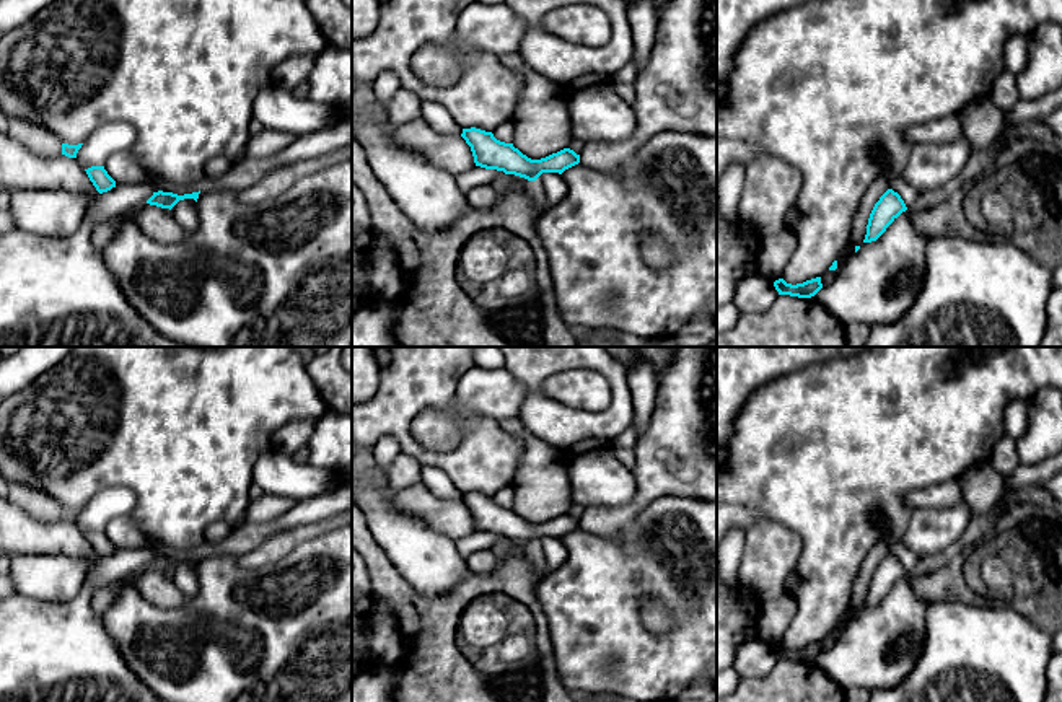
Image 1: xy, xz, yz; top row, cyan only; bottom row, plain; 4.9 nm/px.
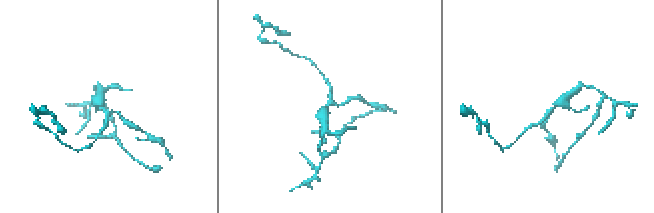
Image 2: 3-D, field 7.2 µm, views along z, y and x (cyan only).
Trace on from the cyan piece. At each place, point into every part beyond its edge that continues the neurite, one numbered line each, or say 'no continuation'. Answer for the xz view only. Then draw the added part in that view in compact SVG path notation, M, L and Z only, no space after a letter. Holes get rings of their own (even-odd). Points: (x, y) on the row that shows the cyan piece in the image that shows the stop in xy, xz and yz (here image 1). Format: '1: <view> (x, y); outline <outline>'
no continuation

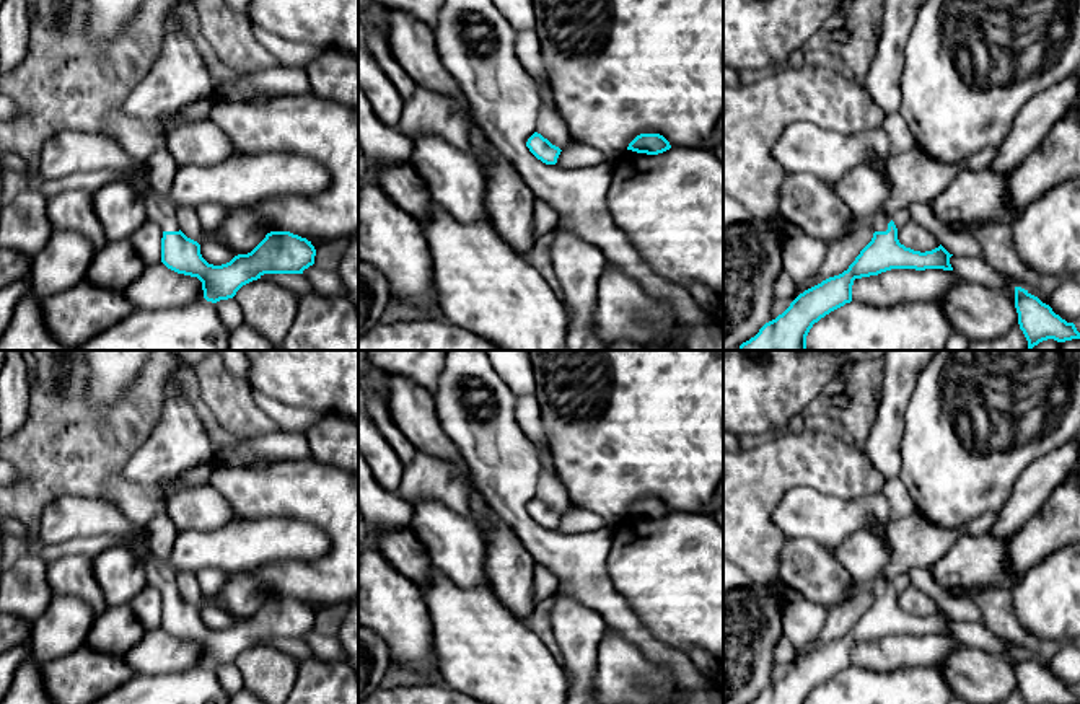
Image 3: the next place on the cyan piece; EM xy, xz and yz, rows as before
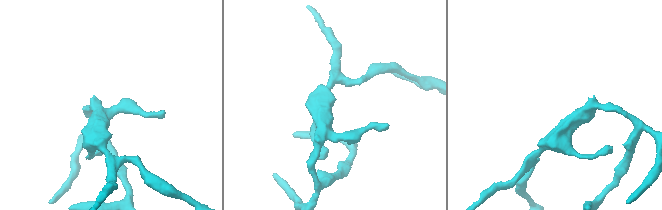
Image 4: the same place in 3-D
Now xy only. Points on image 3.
1: xy (69, 152); outline M60 132L42 148L37 173L31 178L31 186L39 181L57 179L80 171L109 169L121 176L122 183L134 187L143 199L147 215L156 222L163 231L179 231L176 205L158 194L147 181L143 161L132 158L116 140L98 132Z

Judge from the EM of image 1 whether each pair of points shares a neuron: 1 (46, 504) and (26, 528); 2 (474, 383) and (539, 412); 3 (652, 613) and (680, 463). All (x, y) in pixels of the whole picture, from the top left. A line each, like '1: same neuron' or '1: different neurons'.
1: different neurons
2: different neurons
3: same neuron

